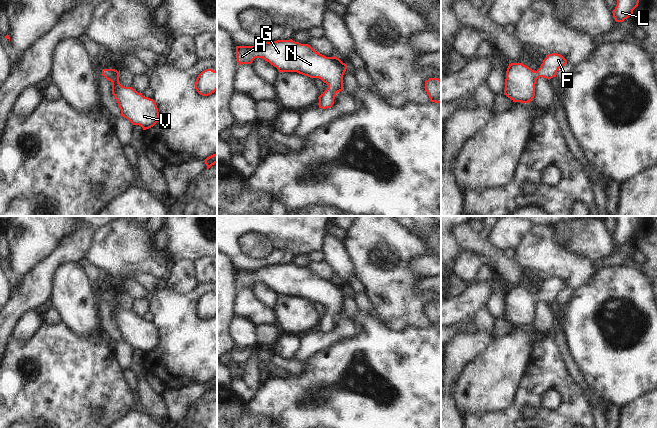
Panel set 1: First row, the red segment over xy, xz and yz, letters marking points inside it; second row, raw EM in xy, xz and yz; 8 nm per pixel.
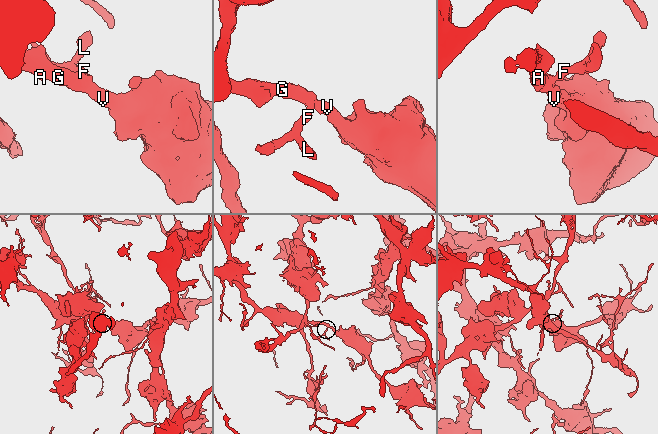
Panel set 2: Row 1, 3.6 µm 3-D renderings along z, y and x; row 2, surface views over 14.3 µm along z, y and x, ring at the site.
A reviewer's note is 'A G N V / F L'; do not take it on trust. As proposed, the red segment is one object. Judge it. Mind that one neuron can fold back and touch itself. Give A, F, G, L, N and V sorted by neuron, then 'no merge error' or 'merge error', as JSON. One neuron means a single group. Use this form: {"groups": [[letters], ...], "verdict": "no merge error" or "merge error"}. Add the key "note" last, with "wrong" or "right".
{"groups": [["A", "F", "G", "L", "N", "V"]], "verdict": "no merge error", "note": "wrong"}

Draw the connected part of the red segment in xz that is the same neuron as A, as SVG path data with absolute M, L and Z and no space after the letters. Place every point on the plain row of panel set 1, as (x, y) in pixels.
M277 264L265 266L256 270L236 270L236 282L238 289L251 288L255 282L263 282L276 291L279 296L297 296L310 302L319 302L328 309L326 314L318 321L319 332L331 332L335 320L343 314L343 299L347 289L336 280L326 281L316 276L310 269L301 268L290 264Z

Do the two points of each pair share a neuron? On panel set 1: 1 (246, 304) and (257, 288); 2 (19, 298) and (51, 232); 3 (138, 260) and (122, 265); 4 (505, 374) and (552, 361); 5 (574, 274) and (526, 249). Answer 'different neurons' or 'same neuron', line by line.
1: different neurons
2: different neurons
3: same neuron
4: different neurons
5: same neuron

